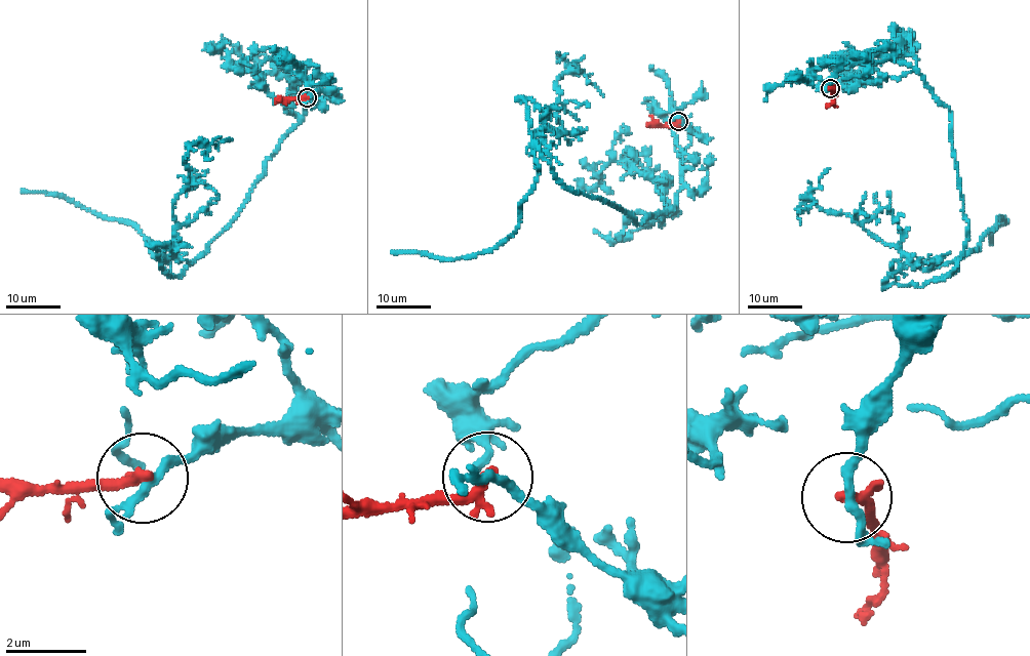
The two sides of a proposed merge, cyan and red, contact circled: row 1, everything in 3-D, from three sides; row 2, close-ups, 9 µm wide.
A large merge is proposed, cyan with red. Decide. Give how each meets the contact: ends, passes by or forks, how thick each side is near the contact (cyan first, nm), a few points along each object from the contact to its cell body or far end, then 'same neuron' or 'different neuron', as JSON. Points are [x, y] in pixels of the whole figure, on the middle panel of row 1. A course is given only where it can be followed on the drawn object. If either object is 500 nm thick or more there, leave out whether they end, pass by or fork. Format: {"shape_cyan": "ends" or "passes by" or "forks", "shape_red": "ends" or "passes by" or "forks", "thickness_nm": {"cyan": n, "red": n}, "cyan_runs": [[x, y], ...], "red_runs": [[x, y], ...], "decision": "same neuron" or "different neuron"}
{"shape_cyan": "passes by", "shape_red": "ends", "thickness_nm": {"cyan": 200, "red": 320}, "cyan_runs": [[679, 122], [698, 135], [674, 208], [639, 223], [563, 186], [535, 144], [537, 169], [557, 77], [602, 95]], "red_runs": [[679, 121], [646, 126]], "decision": "different neuron"}

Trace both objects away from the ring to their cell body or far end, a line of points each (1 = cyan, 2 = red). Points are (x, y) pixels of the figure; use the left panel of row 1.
1: (307, 97), (326, 89), (322, 76), (238, 216), (184, 273), (165, 274), (186, 154), (231, 140)
2: (307, 96), (277, 99), (275, 103)

